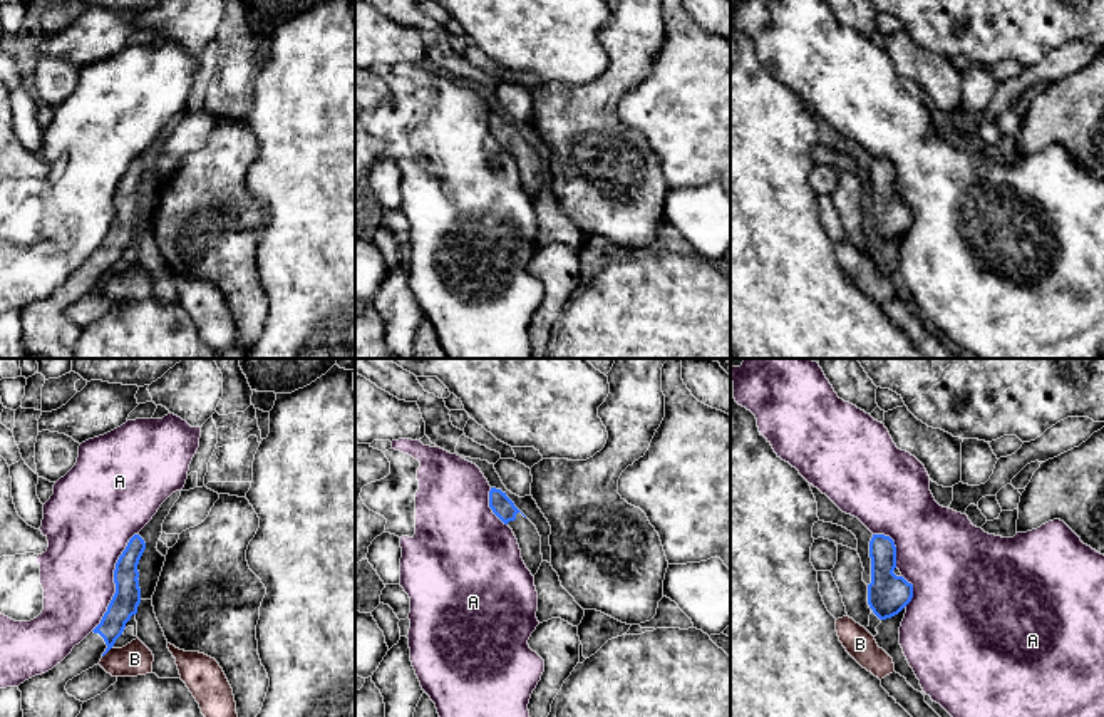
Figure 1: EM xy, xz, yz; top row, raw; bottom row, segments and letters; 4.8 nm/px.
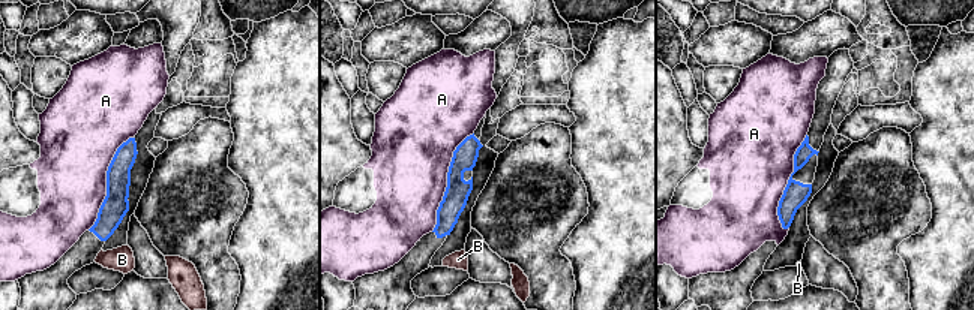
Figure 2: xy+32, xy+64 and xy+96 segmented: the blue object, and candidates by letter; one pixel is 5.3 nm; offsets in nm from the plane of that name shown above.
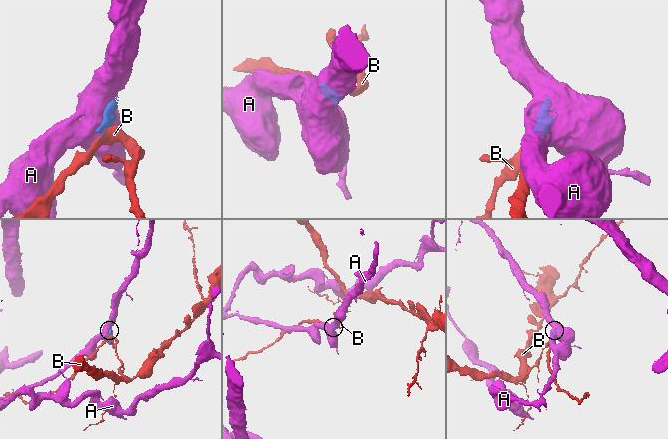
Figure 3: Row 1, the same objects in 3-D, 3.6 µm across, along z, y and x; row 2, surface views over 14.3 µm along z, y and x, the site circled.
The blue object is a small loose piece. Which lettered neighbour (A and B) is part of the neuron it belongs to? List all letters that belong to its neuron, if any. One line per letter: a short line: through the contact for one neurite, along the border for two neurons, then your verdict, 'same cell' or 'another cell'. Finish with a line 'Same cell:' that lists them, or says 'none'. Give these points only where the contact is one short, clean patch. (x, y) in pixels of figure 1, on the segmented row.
A: another cell
B: xy (111, 647), (103, 657) | another cell
Same cell: none

